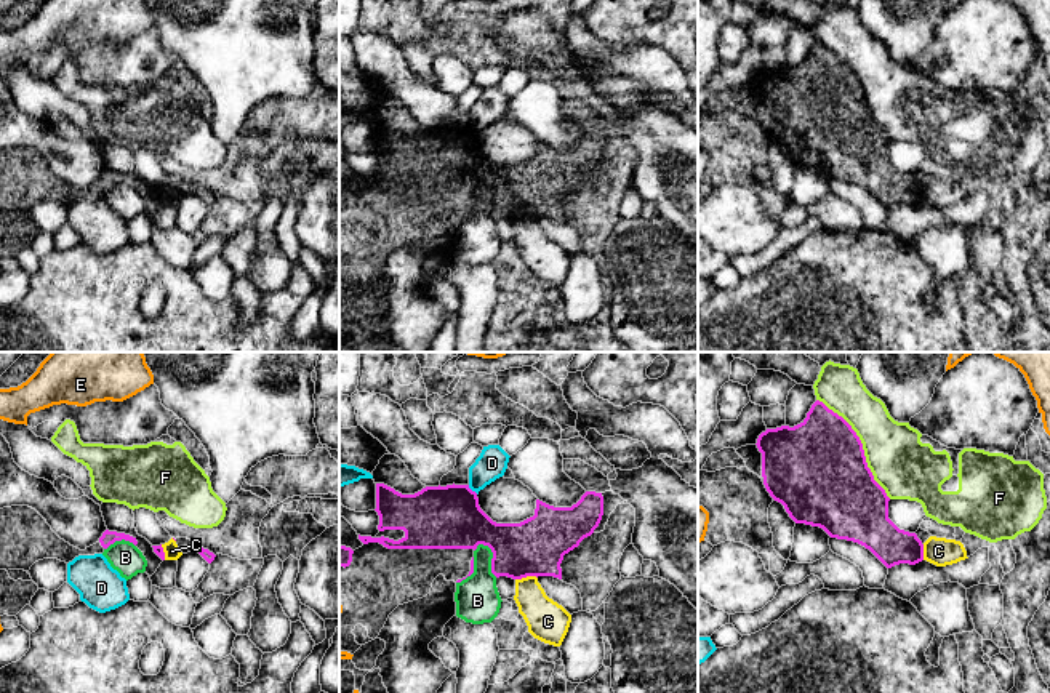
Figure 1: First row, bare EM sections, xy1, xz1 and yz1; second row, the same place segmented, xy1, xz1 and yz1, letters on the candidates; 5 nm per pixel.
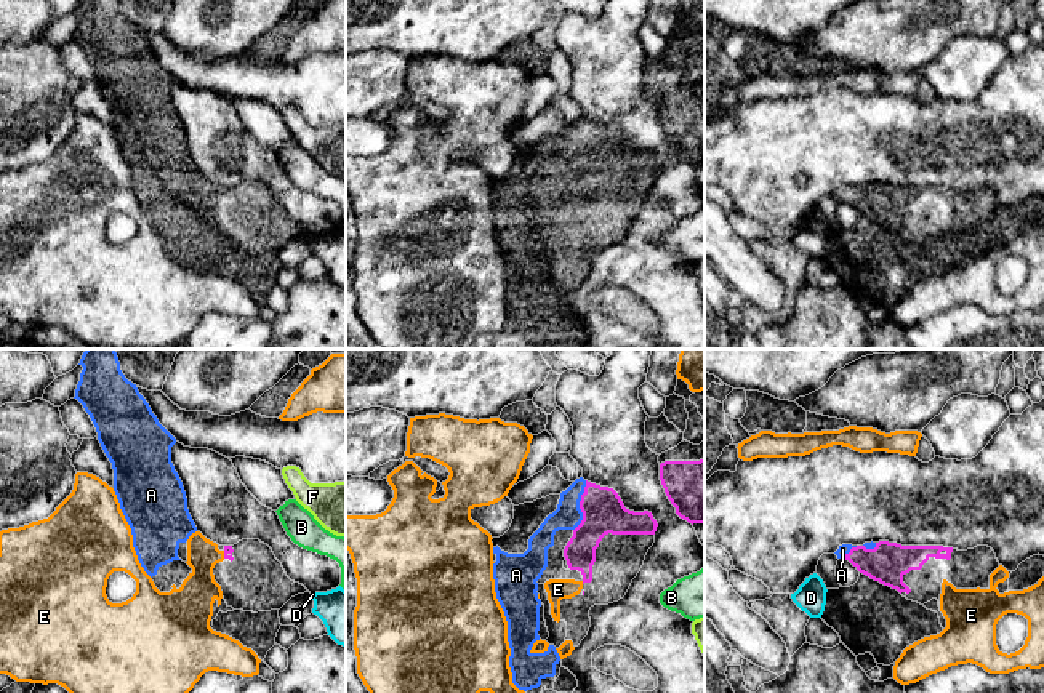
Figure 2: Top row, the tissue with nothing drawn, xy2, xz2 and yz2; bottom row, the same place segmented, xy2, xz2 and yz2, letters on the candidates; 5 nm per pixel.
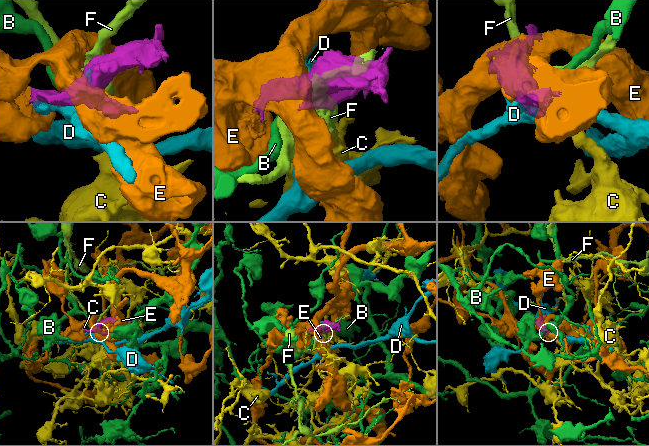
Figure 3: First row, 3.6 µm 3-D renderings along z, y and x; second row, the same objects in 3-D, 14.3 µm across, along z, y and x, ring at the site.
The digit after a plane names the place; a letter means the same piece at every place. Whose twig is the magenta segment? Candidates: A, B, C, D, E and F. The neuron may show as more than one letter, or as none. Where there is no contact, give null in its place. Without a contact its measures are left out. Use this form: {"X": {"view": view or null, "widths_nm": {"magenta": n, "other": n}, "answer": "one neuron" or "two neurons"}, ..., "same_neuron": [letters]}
{"A": {"view": "xz2", "widths_nm": {"magenta": 220, "other": 140}, "answer": "one neuron"}, "B": {"view": "xz1", "widths_nm": {"magenta": 280, "other": 220}, "answer": "two neurons"}, "C": {"view": "xz1", "widths_nm": {"magenta": 280, "other": 200}, "answer": "two neurons"}, "D": {"view": "xz1", "widths_nm": {"magenta": 320, "other": 150}, "answer": "two neurons"}, "E": {"view": "xy2", "widths_nm": {"magenta": 50, "other": 190}, "answer": "two neurons"}, "F": {"view": "yz1", "widths_nm": {"magenta": 480, "other": 300}, "answer": "two neurons"}, "same_neuron": ["A"]}

